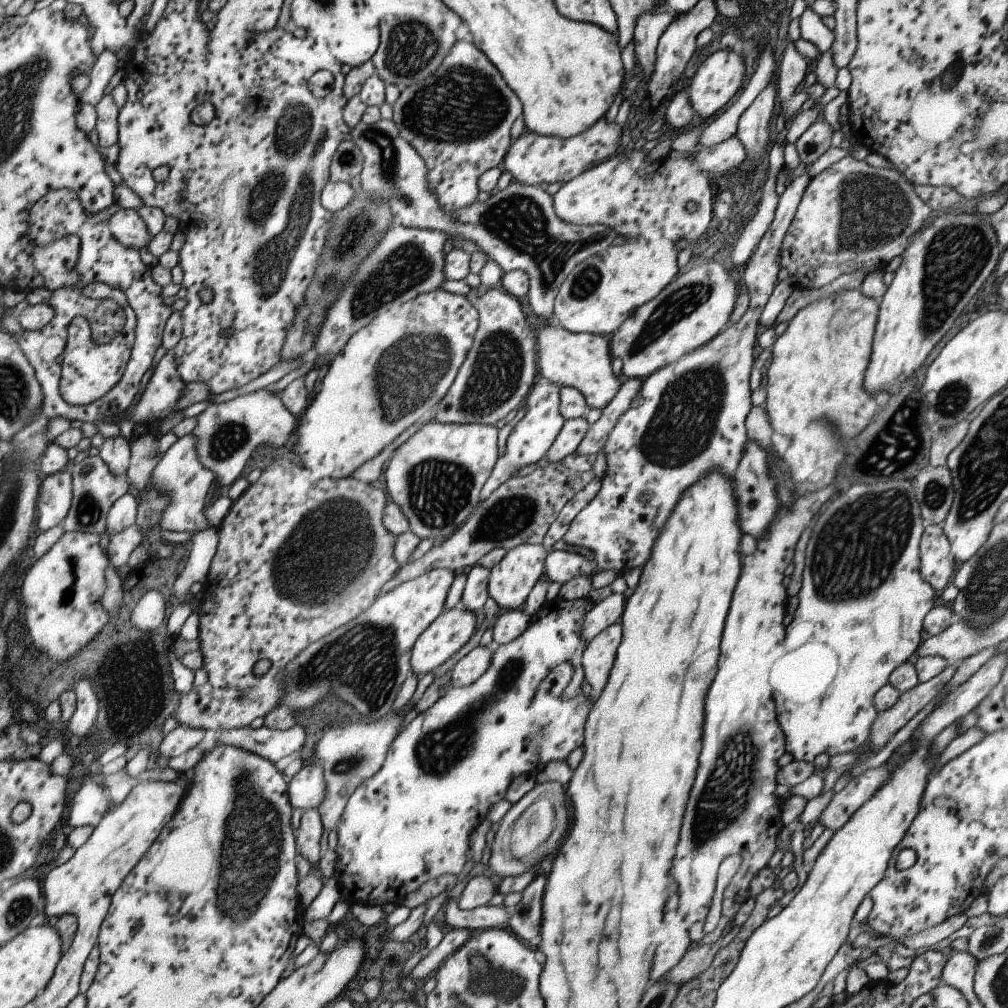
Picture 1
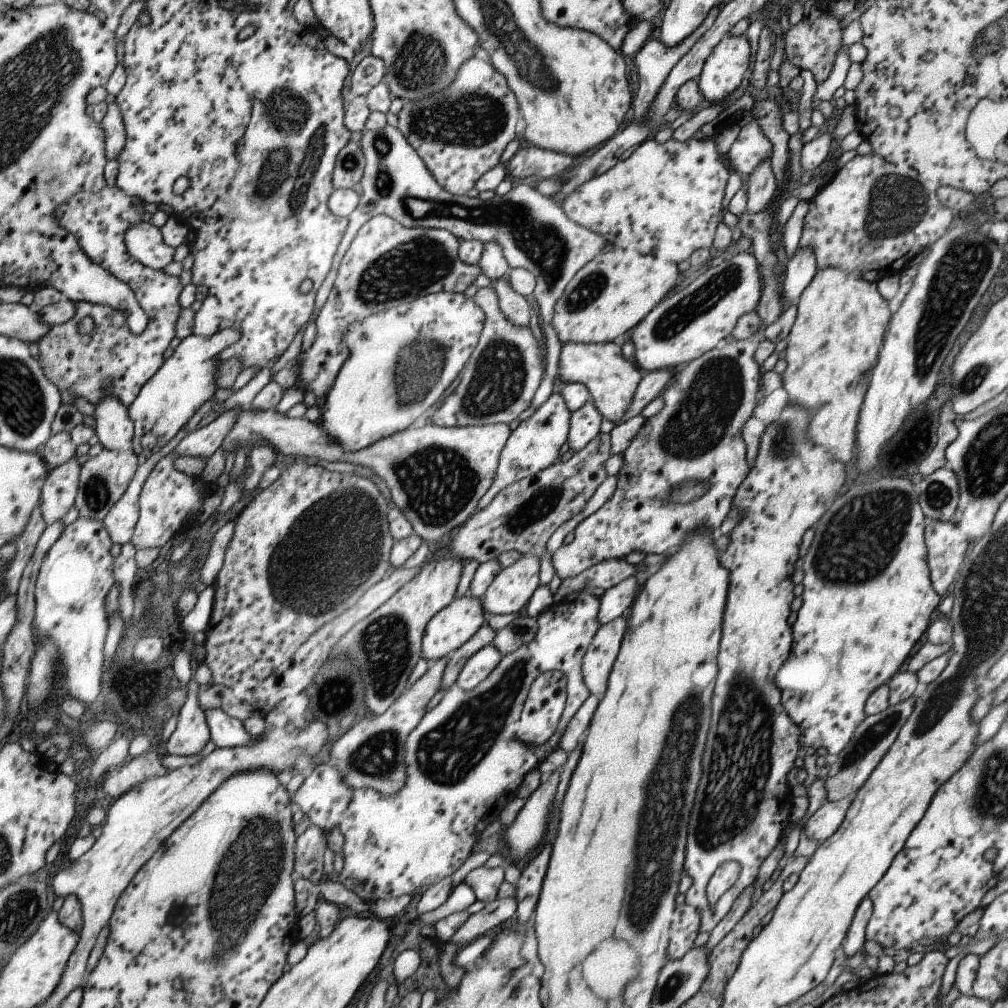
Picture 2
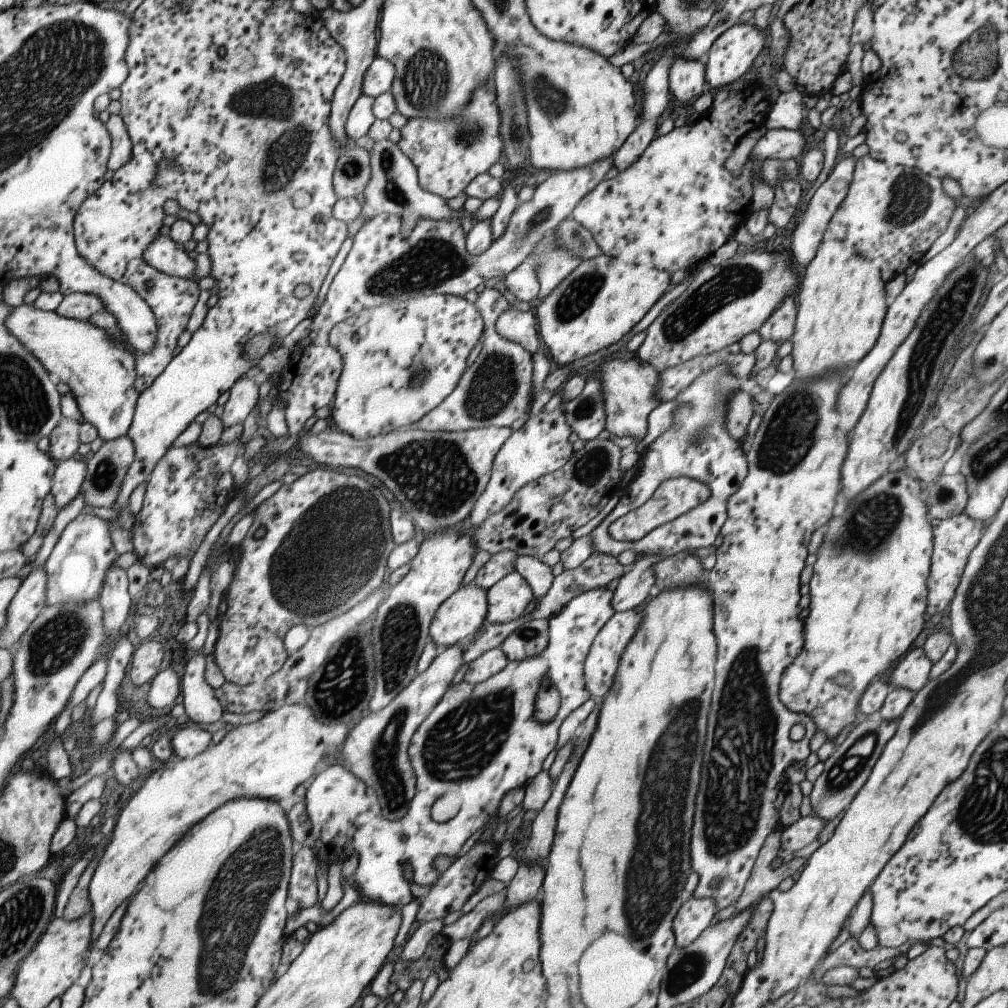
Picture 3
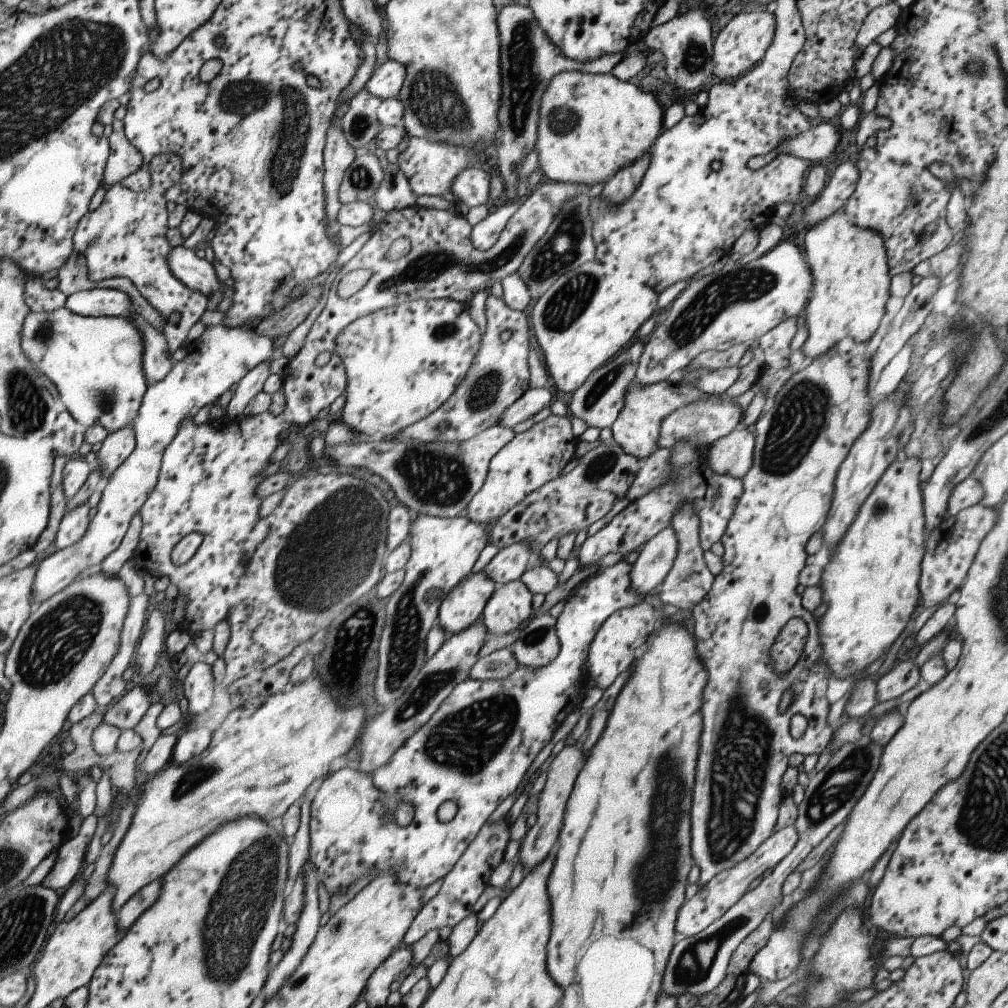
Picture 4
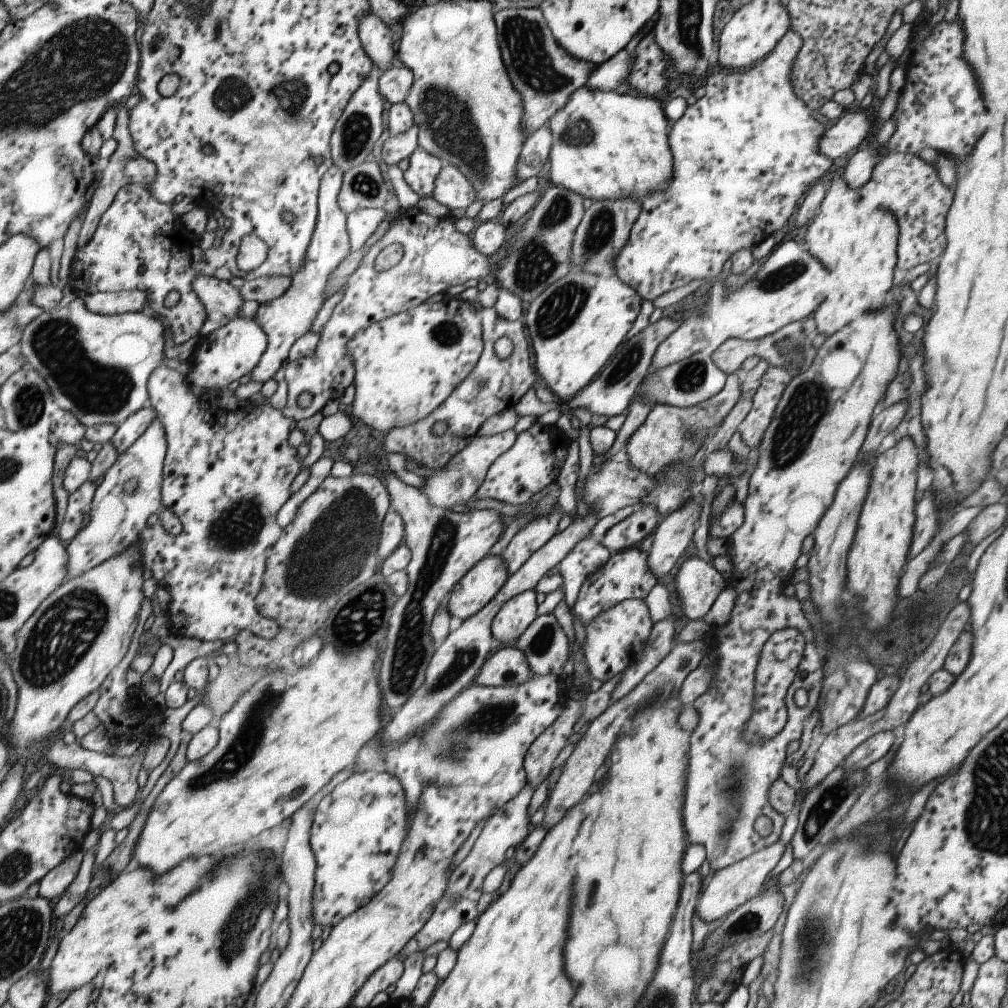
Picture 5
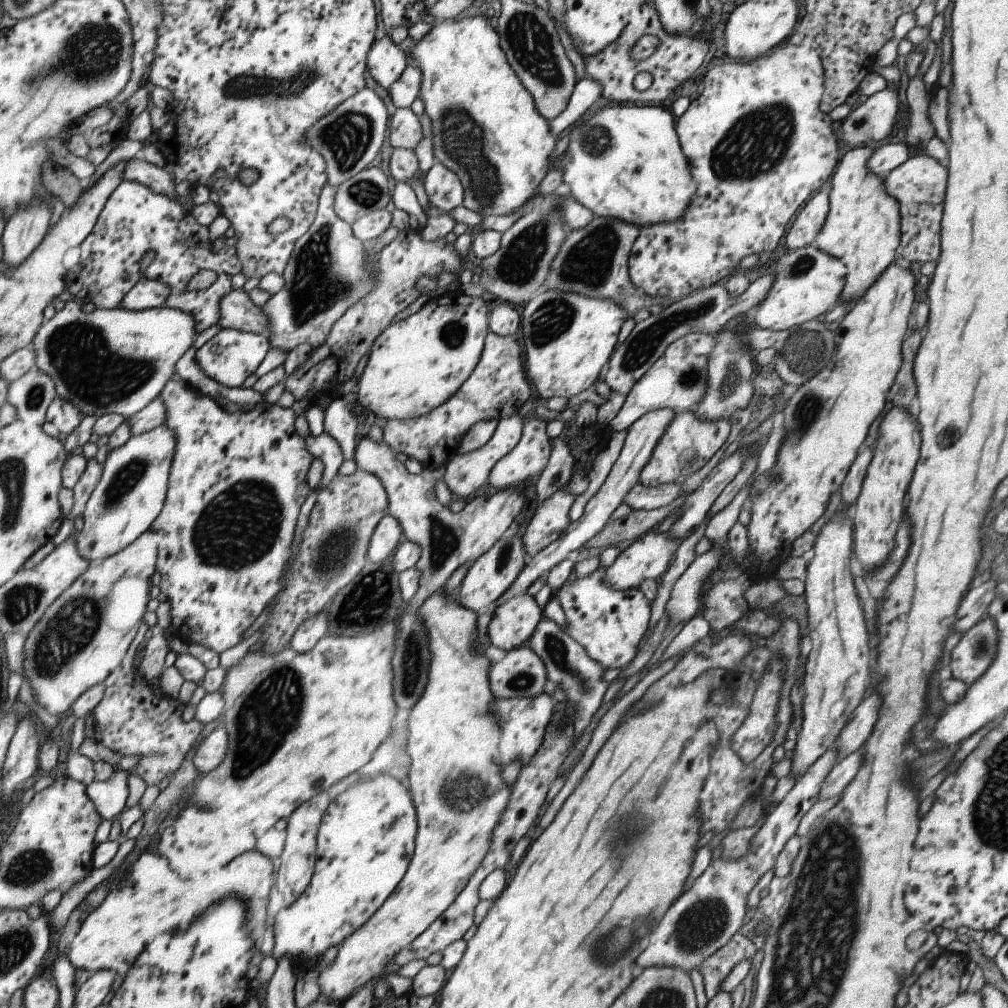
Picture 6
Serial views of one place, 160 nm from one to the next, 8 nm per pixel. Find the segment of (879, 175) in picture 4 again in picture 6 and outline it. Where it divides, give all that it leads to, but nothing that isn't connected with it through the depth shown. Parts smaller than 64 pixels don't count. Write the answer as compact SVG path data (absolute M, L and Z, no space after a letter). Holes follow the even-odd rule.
M925 154L910 157L883 177L885 192L898 202L900 239L896 258L905 262L937 260L940 244L940 218L946 189L946 167Z

